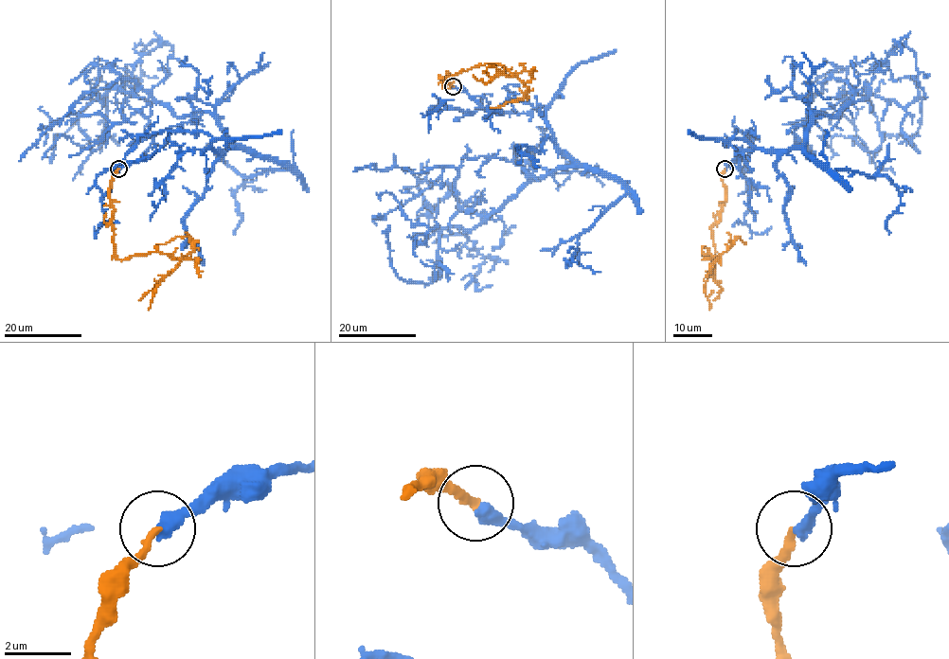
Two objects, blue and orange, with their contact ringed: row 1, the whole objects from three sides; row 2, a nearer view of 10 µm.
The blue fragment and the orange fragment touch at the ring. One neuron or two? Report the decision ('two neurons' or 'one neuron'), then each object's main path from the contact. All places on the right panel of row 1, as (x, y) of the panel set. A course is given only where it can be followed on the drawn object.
one neuron; blue runs (725, 169), (747, 132), (799, 149), (815, 112), (866, 86), (920, 97), (915, 134), (874, 157), (863, 142); orange runs (724, 169), (725, 197), (711, 228), (715, 255), (702, 253), (718, 257), (739, 236), (746, 244)

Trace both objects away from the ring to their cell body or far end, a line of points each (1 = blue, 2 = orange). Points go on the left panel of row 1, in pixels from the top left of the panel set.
1: (117, 169), (179, 131), (241, 147), (211, 114), (175, 115), (127, 86), (55, 134), (53, 157), (55, 142)
2: (117, 169), (108, 190), (115, 255), (124, 258), (152, 252), (181, 258), (193, 250), (188, 237), (155, 244)

